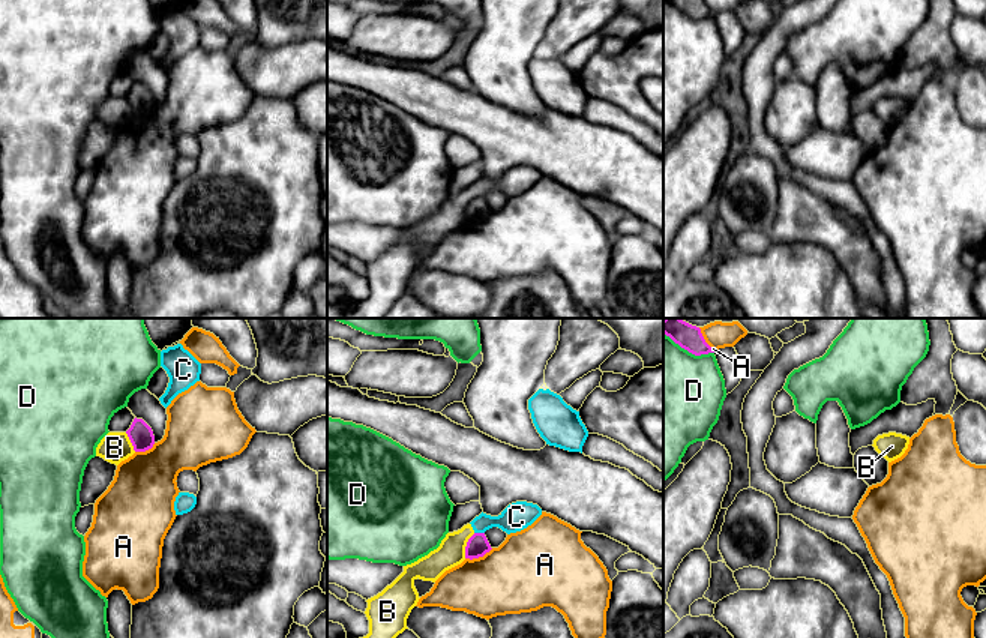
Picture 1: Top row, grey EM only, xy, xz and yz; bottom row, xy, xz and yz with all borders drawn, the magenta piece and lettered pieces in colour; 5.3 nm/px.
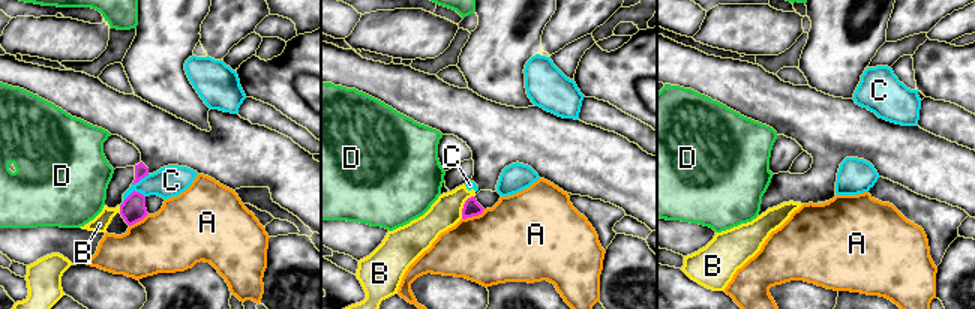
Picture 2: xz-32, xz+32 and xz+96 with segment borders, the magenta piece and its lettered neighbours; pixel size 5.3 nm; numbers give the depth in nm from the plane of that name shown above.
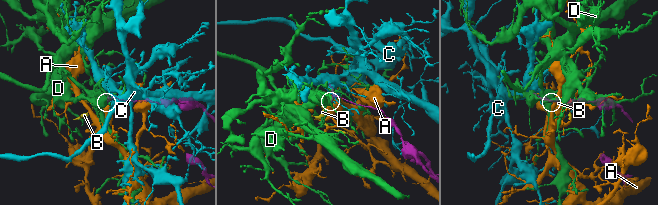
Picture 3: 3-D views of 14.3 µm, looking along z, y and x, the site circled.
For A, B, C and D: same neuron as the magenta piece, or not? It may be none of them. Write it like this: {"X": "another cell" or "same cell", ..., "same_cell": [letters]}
{"A": "another cell", "B": "another cell", "C": "another cell", "D": "another cell", "same_cell": []}

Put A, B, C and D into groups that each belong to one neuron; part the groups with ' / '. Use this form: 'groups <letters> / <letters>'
groups A / B C / D

